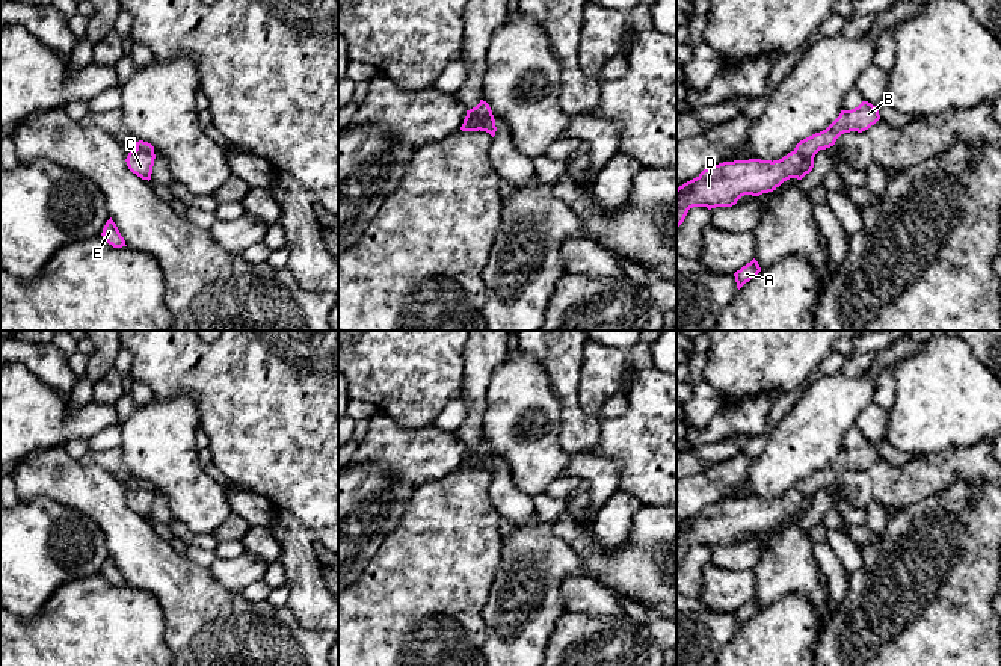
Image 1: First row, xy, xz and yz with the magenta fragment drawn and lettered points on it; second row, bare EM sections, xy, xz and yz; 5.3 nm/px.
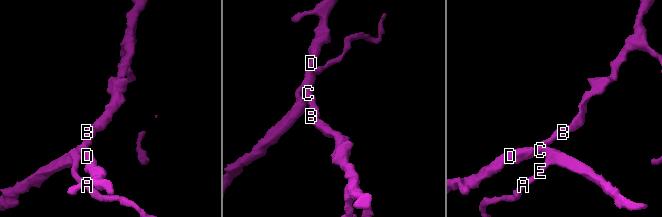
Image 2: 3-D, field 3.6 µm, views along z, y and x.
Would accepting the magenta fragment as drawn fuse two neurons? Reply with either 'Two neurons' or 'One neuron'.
Two neurons

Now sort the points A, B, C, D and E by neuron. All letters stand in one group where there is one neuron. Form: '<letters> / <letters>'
A C D E / B

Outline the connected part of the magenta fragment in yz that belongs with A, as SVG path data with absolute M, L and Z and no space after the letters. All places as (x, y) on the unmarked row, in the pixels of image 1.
M753 597L750 601L743 604L740 609L734 612L737 627L740 628L746 621L755 616L761 610L758 600Z

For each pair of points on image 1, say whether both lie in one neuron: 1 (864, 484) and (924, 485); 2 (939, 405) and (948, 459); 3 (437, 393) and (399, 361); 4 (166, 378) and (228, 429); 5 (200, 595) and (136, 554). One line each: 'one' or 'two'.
1: one
2: two
3: one
4: one
5: one

